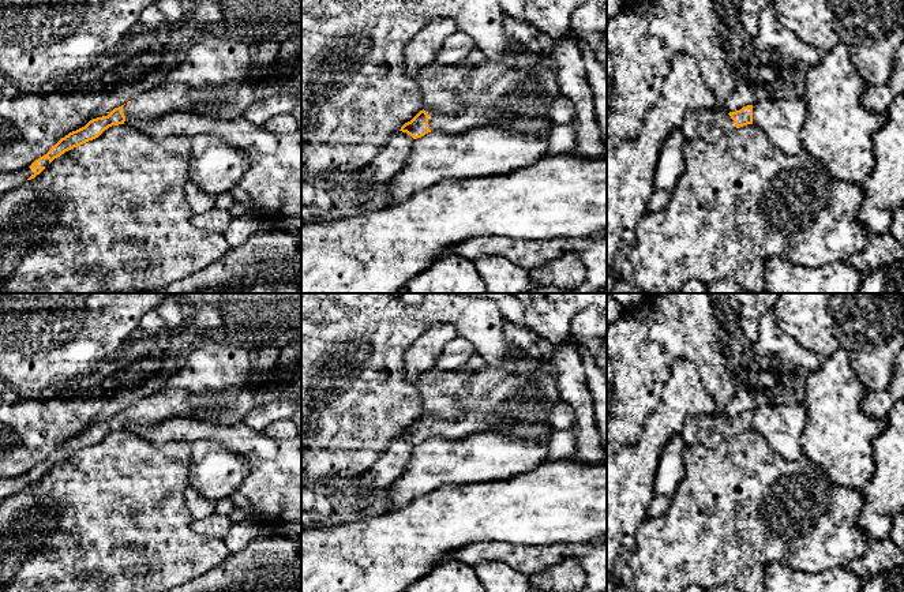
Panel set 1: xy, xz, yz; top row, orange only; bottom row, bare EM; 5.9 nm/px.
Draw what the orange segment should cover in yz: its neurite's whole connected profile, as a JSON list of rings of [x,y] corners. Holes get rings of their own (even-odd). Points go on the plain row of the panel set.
[[[753,411],[743,412],[736,417],[719,417],[714,415],[687,416],[682,430],[686,445],[705,445],[714,447],[724,439],[753,430]]]

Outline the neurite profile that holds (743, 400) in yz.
[[[738,382],[736,393],[725,408],[725,416],[736,417],[743,412],[754,411],[768,402],[766,394],[754,391],[750,386]]]

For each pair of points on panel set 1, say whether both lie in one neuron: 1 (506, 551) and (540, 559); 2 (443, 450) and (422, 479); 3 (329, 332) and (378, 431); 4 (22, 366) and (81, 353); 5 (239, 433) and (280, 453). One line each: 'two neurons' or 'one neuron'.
1: one neuron
2: one neuron
3: one neuron
4: one neuron
5: one neuron

